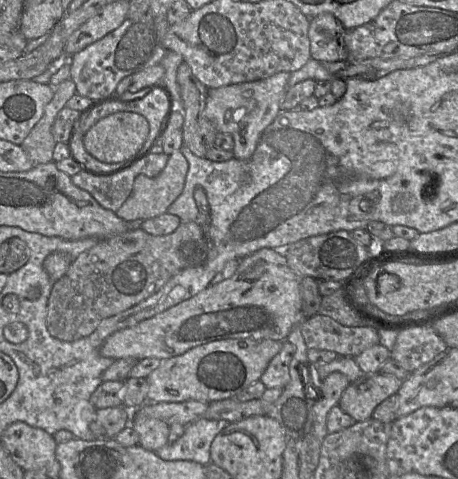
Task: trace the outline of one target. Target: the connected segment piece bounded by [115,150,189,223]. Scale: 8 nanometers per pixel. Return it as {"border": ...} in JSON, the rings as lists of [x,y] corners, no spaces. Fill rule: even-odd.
{"border":[[[180,150],[169,155],[164,169],[155,177],[139,175],[134,181],[132,192],[124,204],[115,212],[116,215],[128,223],[141,223],[165,212],[180,196],[184,189],[188,161]]]}

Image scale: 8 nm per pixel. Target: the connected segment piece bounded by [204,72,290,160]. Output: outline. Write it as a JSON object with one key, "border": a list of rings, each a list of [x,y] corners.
{"border":[[[279,72],[256,81],[208,89],[204,115],[219,132],[228,133],[233,137],[232,152],[235,158],[251,158],[261,133],[281,111],[280,103],[287,90],[289,77],[289,72]]]}

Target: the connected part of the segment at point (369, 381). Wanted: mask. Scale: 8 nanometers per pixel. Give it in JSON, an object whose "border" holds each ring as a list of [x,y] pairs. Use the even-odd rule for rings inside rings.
{"border":[[[382,373],[364,375],[343,392],[339,406],[356,422],[372,418],[374,409],[388,397],[397,394],[403,380]]]}

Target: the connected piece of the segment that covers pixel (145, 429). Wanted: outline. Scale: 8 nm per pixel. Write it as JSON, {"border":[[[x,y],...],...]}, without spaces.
{"border":[[[134,416],[130,424],[139,436],[138,445],[142,448],[156,452],[168,444],[169,425],[159,419],[146,416]]]}

